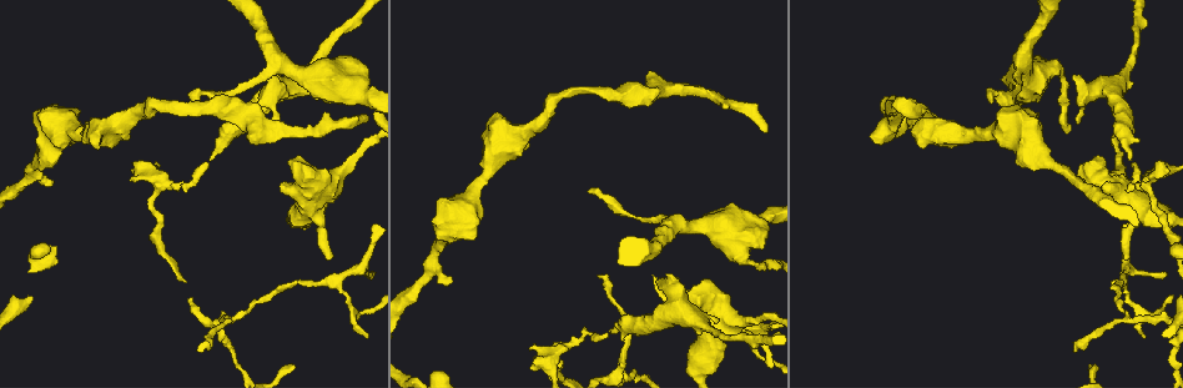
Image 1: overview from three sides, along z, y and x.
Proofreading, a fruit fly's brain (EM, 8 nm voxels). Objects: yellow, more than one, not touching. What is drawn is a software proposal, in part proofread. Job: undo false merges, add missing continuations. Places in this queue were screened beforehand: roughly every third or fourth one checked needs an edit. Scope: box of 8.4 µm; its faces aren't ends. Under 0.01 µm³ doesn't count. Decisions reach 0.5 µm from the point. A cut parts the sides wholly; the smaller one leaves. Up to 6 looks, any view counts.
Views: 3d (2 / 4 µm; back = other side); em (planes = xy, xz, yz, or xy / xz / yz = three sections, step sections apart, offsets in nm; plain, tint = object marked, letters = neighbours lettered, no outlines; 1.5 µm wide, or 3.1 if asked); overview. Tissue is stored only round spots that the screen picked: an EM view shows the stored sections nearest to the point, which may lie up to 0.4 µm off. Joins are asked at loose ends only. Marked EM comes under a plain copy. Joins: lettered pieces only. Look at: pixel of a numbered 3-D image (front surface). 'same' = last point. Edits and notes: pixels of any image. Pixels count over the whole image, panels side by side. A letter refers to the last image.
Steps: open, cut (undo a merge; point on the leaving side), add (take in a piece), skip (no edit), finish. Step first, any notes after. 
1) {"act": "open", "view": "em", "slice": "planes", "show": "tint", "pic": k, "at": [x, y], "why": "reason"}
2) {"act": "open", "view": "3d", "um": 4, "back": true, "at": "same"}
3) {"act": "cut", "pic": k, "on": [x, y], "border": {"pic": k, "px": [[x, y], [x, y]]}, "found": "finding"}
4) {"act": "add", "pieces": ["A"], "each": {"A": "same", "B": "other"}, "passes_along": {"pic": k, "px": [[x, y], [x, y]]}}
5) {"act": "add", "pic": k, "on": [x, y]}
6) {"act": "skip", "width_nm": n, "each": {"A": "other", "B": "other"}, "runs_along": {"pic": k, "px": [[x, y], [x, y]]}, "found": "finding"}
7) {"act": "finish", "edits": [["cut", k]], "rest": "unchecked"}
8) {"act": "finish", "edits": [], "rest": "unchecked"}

{"act": "open", "view": "3d", "um": 2, "pic": 1, "at": [1083, 179], "why": "an open end"}

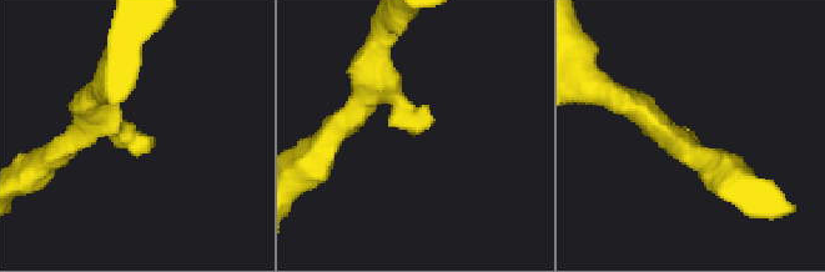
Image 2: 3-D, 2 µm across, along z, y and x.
{"act": "open", "view": "em", "slice": "xy", "step": 8, "show": "tint", "pic": 2, "at": [428, 128], "why": "shape alone is not enough"}

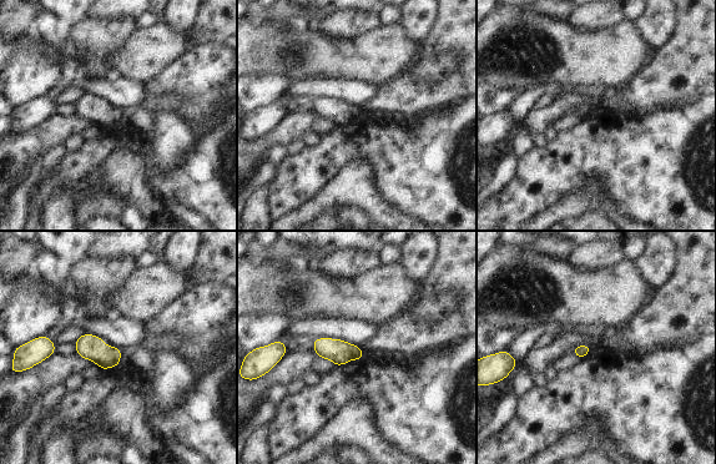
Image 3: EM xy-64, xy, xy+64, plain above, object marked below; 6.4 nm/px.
{"act": "open", "view": "em", "slice": "planes", "show": "letters", "at": "same", "why": "cut it another way"}

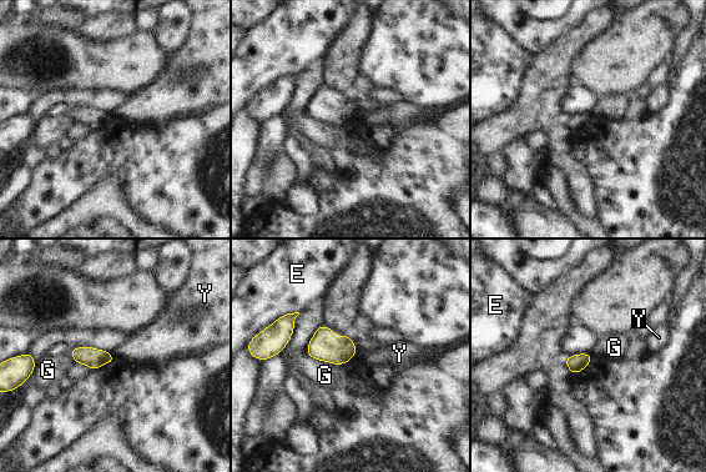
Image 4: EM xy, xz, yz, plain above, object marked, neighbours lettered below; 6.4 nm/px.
{"act": "skip", "width_nm": 110, "each": {"E": "other", "G": "other", "Y": "other"}, "border": {"pic": 4, "px": [[358, 349], [352, 358]]}, "found": "no lettered piece goes on from it"}

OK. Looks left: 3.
{"act": "open", "view": "3d", "um": 2, "pic": 1, "at": [163, 185], "why": "thick turns thin"}

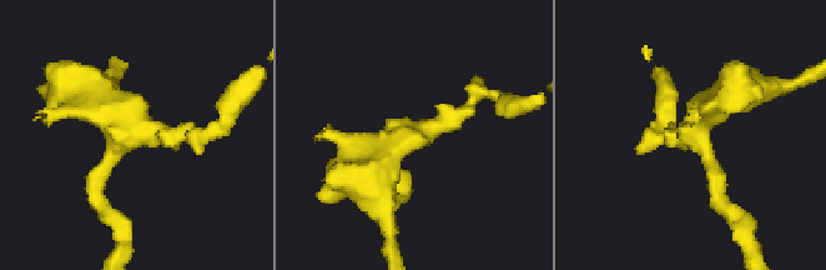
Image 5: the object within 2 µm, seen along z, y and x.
{"act": "open", "view": "em", "slice": "yz", "step": 4, "show": "letters", "pic": 5, "at": [128, 134], "why": "shape alone is not enough"}

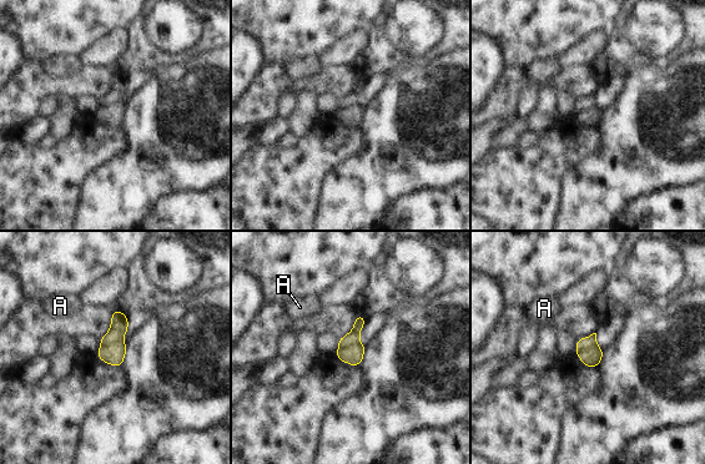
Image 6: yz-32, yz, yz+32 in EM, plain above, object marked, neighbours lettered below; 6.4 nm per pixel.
{"act": "open", "view": "em", "slice": "planes", "show": "letters", "at": "same"}

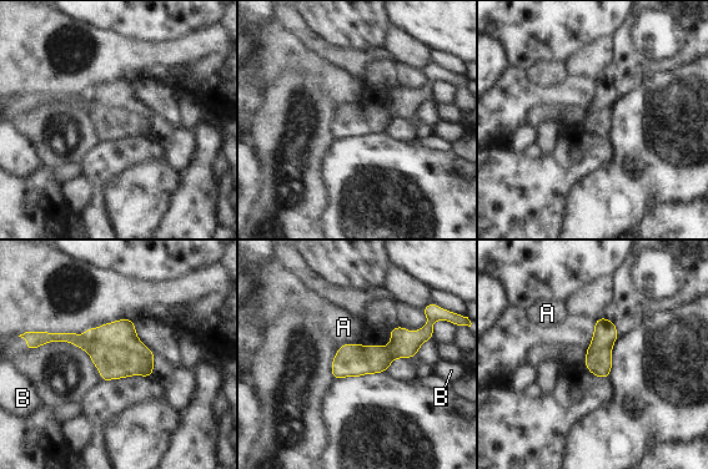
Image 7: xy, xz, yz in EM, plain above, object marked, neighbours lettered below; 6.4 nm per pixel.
{"act": "cut", "pic": 7, "on": [119, 363], "width_nm": 170, "each": {"A": "other", "B": "other"}, "part_leaving": {"pic": 7, "px": [[48, 336], [149, 373]]}, "found": "a second neuron is stuck on"}

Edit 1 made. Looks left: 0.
{"act": "finish", "edits": [["cut", 7]], "rest": "unchecked"}

